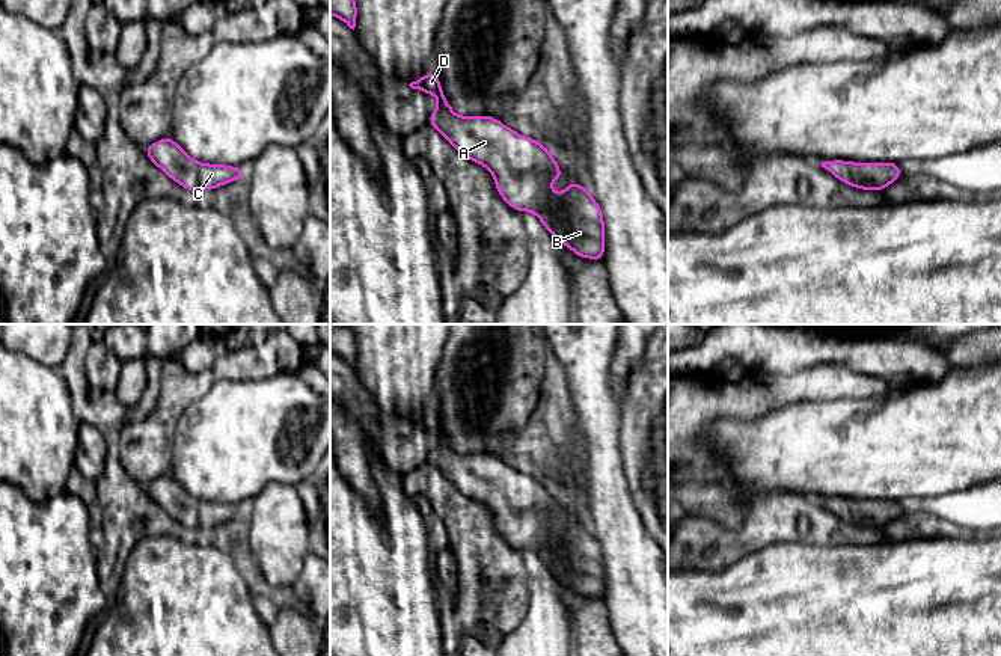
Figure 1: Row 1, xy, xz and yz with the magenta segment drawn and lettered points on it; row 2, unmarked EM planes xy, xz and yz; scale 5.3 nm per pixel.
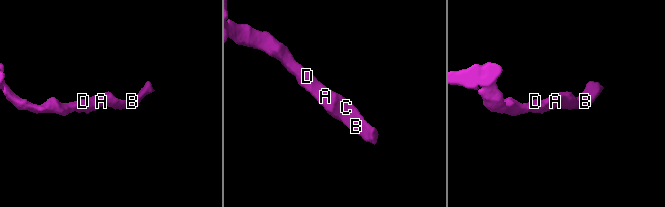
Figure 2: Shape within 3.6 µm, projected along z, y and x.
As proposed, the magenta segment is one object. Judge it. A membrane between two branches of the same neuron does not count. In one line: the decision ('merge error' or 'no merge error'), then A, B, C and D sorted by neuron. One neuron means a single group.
no merge error; groups A B C D

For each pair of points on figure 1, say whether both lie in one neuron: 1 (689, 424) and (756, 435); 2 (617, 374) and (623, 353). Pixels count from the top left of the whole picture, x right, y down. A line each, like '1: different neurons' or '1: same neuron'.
1: different neurons
2: same neuron

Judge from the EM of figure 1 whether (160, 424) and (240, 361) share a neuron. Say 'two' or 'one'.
one

